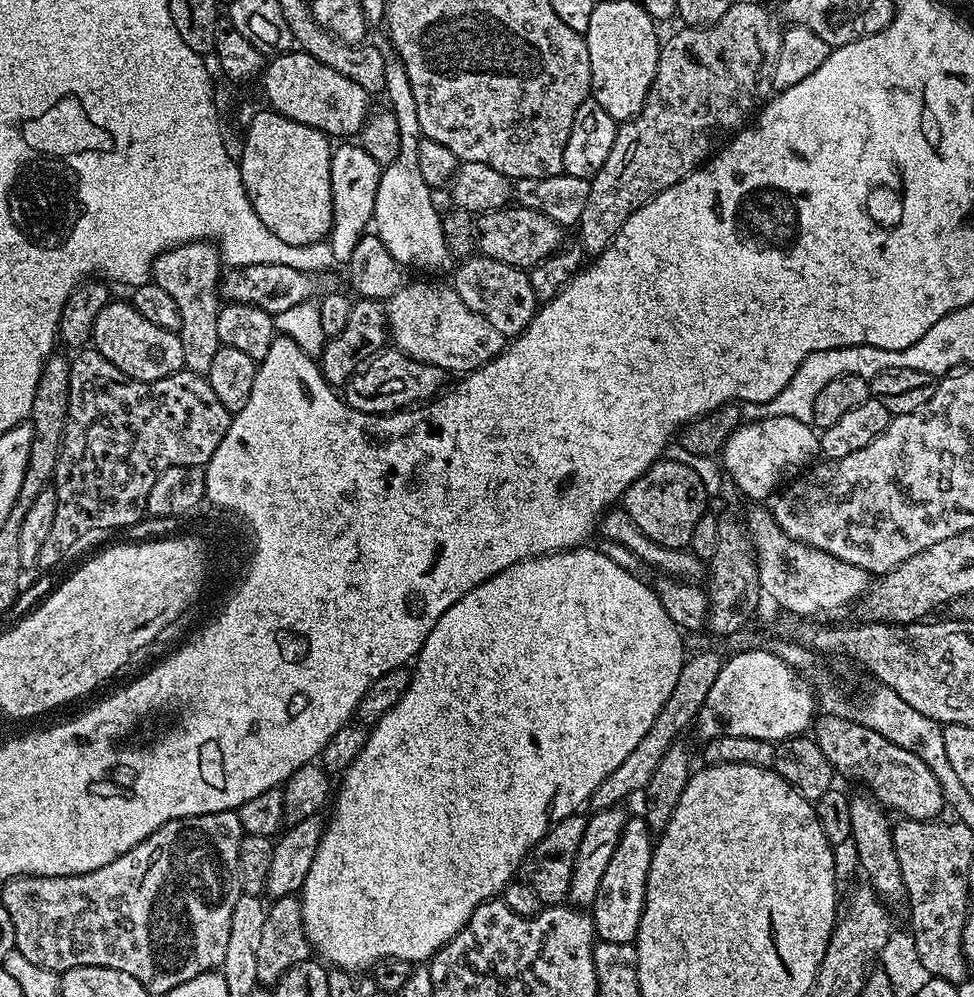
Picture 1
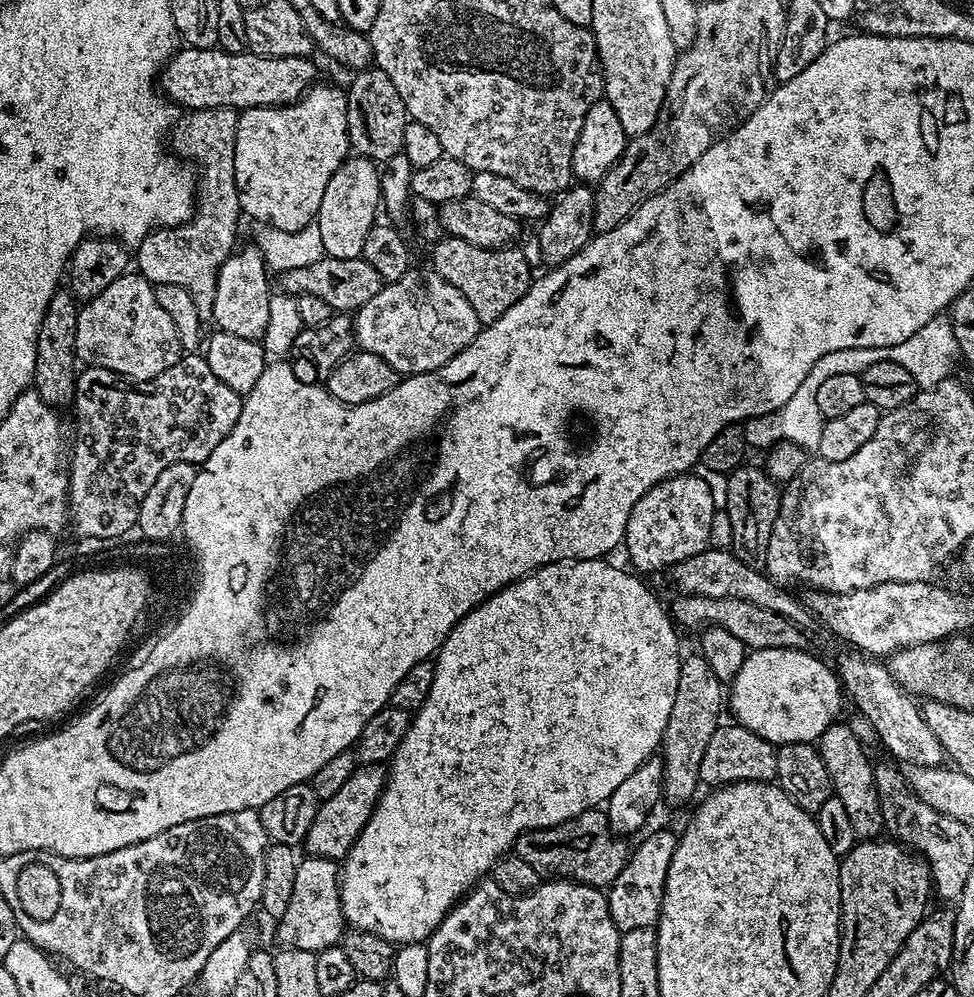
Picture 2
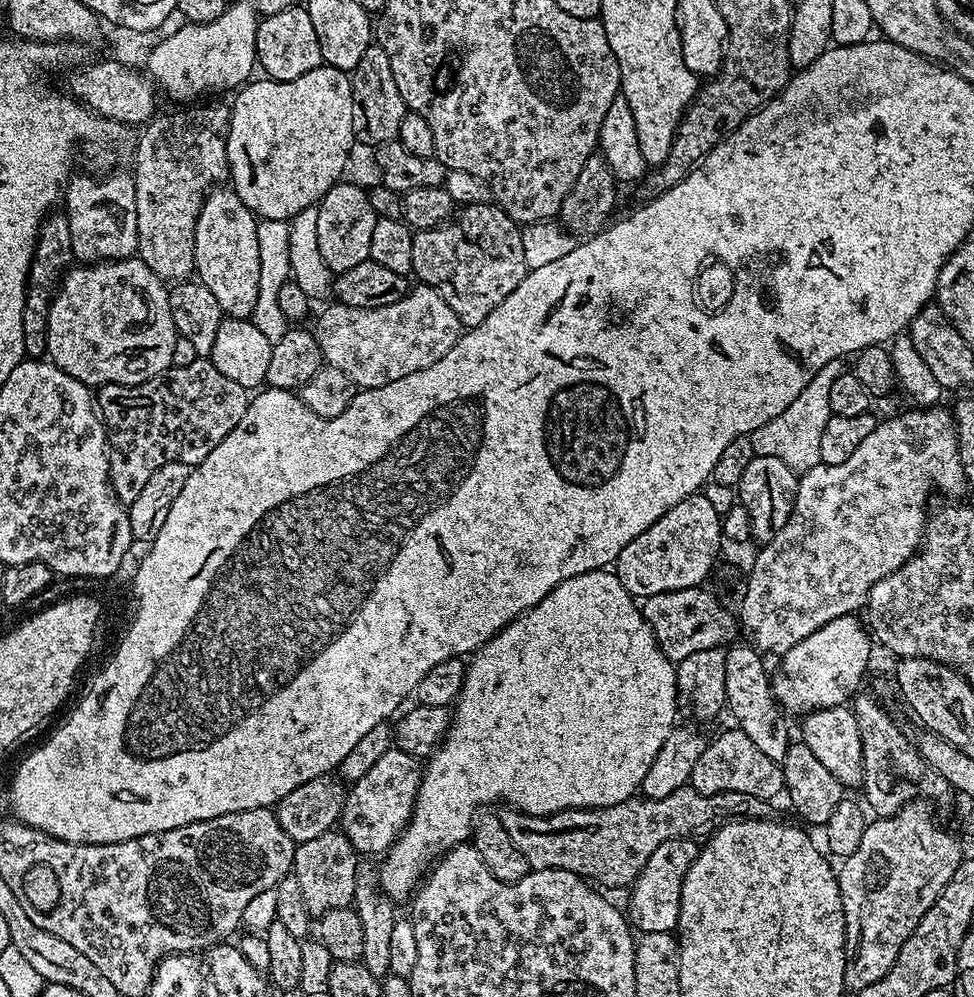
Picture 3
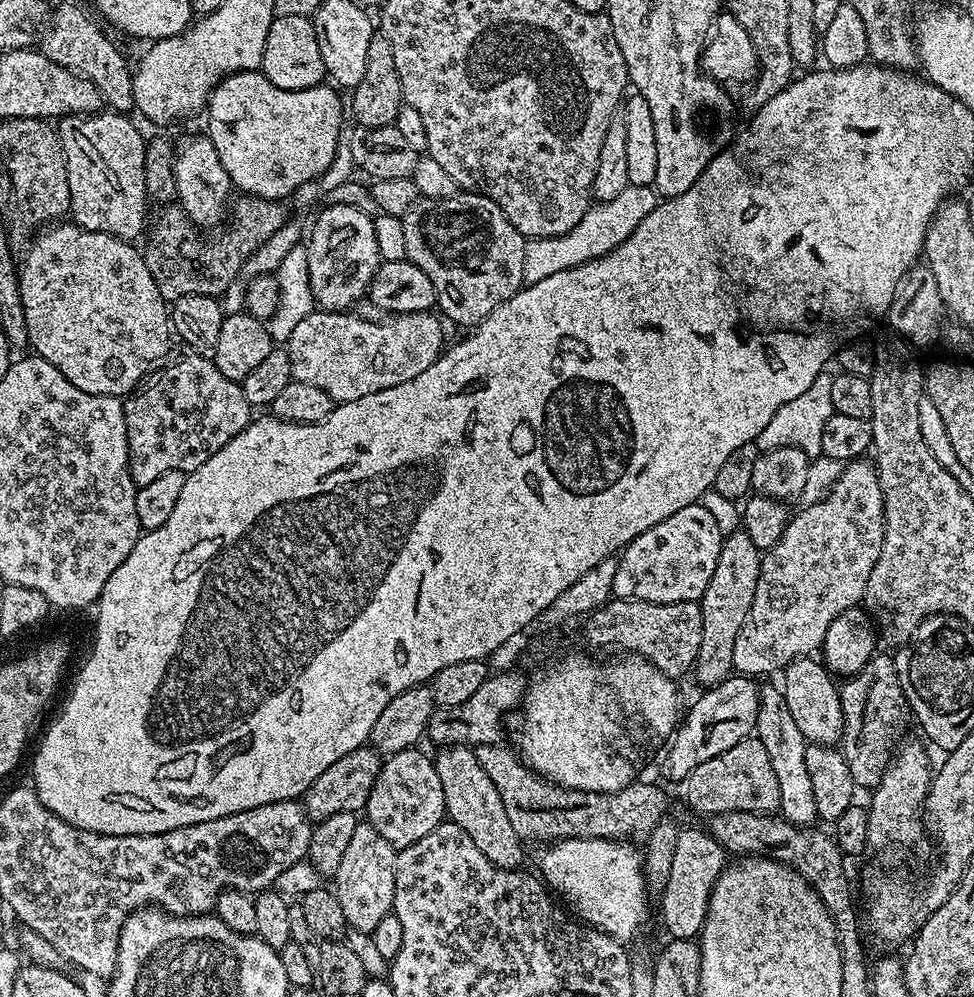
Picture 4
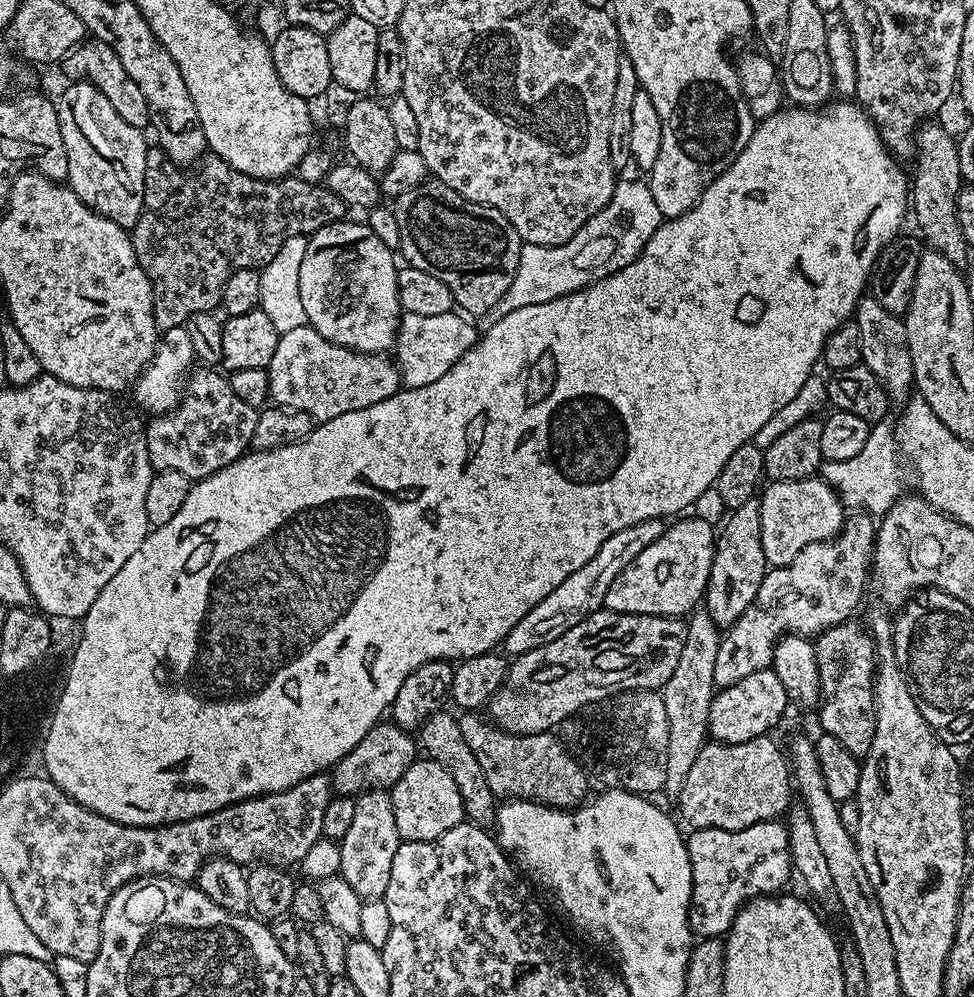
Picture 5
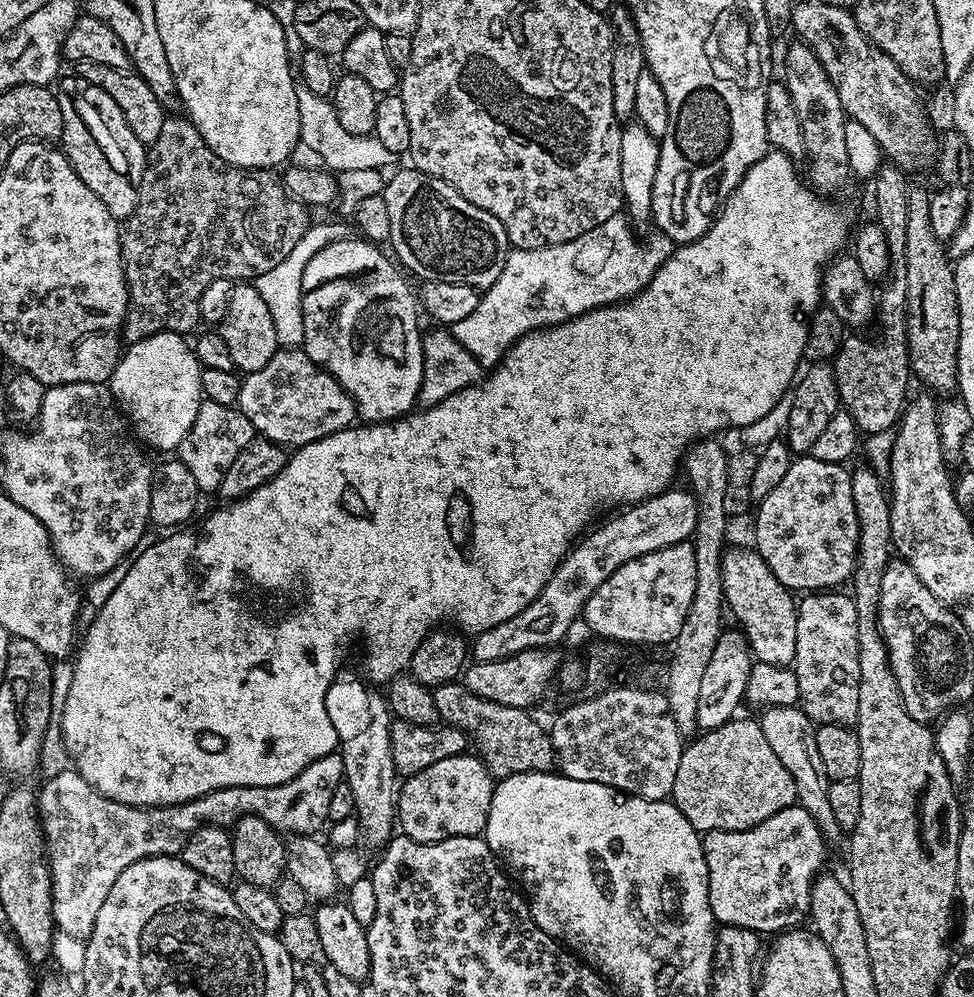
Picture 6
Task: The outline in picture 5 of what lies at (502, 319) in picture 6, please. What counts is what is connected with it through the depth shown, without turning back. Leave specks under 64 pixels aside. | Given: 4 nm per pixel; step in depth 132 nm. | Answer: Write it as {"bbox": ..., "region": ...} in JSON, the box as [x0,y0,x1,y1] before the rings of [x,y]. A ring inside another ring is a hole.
{"bbox":[491,209,646,319],"region":[[[602,209],[583,224],[574,238],[564,244],[555,244],[554,247],[524,244],[519,252],[514,281],[503,298],[492,308],[491,317],[496,319],[512,310],[553,301],[554,298],[564,297],[566,293],[577,292],[594,281],[617,273],[636,260],[646,246],[644,232],[640,232],[640,236],[636,236],[636,232],[612,232],[612,240],[604,240],[604,220],[608,220],[608,216],[604,216]]]}

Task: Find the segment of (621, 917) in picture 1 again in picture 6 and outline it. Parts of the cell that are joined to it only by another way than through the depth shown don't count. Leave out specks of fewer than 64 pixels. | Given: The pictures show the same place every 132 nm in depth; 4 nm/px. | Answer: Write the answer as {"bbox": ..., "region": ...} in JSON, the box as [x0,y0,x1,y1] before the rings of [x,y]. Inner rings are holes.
{"bbox":[703,807,826,934],"region":[[[792,807],[778,810],[766,822],[737,832],[703,833],[704,857],[708,871],[708,897],[712,918],[717,925],[742,926],[757,934],[779,934],[801,927],[808,920],[812,881],[821,875],[826,858],[810,858],[806,854],[806,830],[798,830],[792,822]]]}

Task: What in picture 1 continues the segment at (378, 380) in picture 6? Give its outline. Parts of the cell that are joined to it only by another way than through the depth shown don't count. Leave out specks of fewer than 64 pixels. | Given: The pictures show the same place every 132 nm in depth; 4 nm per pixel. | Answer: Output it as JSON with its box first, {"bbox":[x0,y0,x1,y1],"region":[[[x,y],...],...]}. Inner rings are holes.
{"bbox":[330,142,382,262],"region":[[[340,142],[332,149],[330,162],[330,190],[332,191],[332,231],[330,243],[337,262],[347,262],[354,254],[354,246],[369,231],[375,214],[375,195],[382,166],[366,154],[356,142]]]}

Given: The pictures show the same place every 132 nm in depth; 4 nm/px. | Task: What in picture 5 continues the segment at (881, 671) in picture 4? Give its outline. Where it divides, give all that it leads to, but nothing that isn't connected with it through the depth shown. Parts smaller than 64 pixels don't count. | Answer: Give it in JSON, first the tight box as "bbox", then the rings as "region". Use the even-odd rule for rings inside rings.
{"bbox":[814,623,876,758],"region":[[[852,623],[835,624],[814,640],[820,679],[819,731],[838,738],[838,742],[842,742],[850,754],[863,758],[868,755],[874,738],[875,702],[872,685],[876,648],[869,633]]]}

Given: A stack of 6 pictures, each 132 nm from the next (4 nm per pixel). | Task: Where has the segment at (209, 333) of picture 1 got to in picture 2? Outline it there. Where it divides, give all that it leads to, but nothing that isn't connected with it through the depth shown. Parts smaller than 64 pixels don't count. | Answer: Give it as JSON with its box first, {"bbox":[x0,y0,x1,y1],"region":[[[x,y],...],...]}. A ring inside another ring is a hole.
{"bbox":[134,108,242,322],"region":[[[197,108],[185,111],[179,117],[170,132],[170,148],[177,157],[193,160],[188,161],[193,165],[204,164],[204,169],[198,172],[198,203],[188,223],[176,228],[156,228],[134,252],[135,267],[136,264],[140,267],[137,268],[139,275],[145,276],[154,286],[182,286],[182,290],[194,298],[194,306],[198,306],[200,319],[205,322],[212,318],[218,270],[237,247],[236,227],[242,221],[234,178],[234,142],[239,117],[240,112],[235,108]]]}

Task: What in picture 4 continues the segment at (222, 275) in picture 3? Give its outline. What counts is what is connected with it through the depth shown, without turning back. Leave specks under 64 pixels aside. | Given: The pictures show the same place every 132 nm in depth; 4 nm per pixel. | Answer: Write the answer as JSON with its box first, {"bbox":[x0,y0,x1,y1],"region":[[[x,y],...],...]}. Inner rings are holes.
{"bbox":[174,135,234,230],"region":[[[207,135],[188,136],[174,152],[174,171],[176,173],[176,195],[179,207],[201,230],[212,230],[215,224],[223,225],[230,212],[230,201],[234,196],[234,185],[226,166],[218,158],[212,141]]]}

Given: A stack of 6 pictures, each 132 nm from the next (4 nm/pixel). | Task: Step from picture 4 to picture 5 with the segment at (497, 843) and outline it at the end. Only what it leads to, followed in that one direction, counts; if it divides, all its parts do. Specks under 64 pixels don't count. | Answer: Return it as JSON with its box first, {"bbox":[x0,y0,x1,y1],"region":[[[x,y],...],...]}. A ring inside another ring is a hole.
{"bbox":[418,710,498,826],"region":[[[447,710],[435,712],[420,726],[418,742],[421,749],[426,750],[425,755],[429,759],[439,762],[443,768],[450,772],[454,782],[458,783],[458,790],[463,798],[465,817],[471,823],[481,826],[489,825],[495,819],[498,804],[490,786],[486,783],[482,766],[479,765],[474,752],[462,735],[459,719],[455,715],[452,716]]]}

